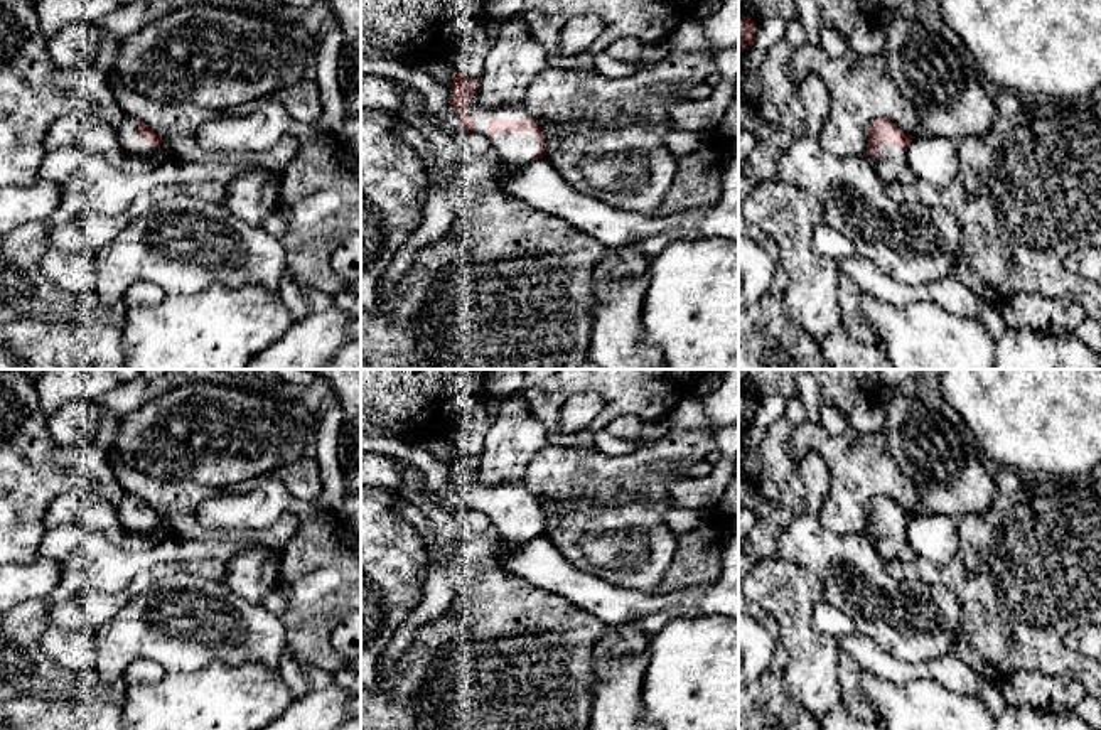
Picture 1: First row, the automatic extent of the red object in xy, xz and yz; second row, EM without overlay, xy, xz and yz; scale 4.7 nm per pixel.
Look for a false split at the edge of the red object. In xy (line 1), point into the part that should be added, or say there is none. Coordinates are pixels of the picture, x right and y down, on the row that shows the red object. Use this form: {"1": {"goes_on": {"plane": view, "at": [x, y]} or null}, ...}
{"1": {"goes_on": {"plane": "xy", "at": [127, 132]}}}

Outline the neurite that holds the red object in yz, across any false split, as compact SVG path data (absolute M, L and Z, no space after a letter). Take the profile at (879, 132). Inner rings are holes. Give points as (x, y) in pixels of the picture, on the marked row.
M885 118L873 120L867 128L868 145L863 153L883 185L897 180L907 167L905 152L910 145L910 135L902 133Z

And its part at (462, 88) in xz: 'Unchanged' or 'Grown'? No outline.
Grown

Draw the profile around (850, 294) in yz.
M845 275L840 288L841 327L863 344L875 344L878 342L878 334L862 315L862 295L863 290L850 275Z

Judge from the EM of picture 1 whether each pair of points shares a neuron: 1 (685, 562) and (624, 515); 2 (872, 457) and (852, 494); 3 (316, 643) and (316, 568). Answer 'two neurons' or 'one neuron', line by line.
1: two neurons
2: one neuron
3: one neuron

